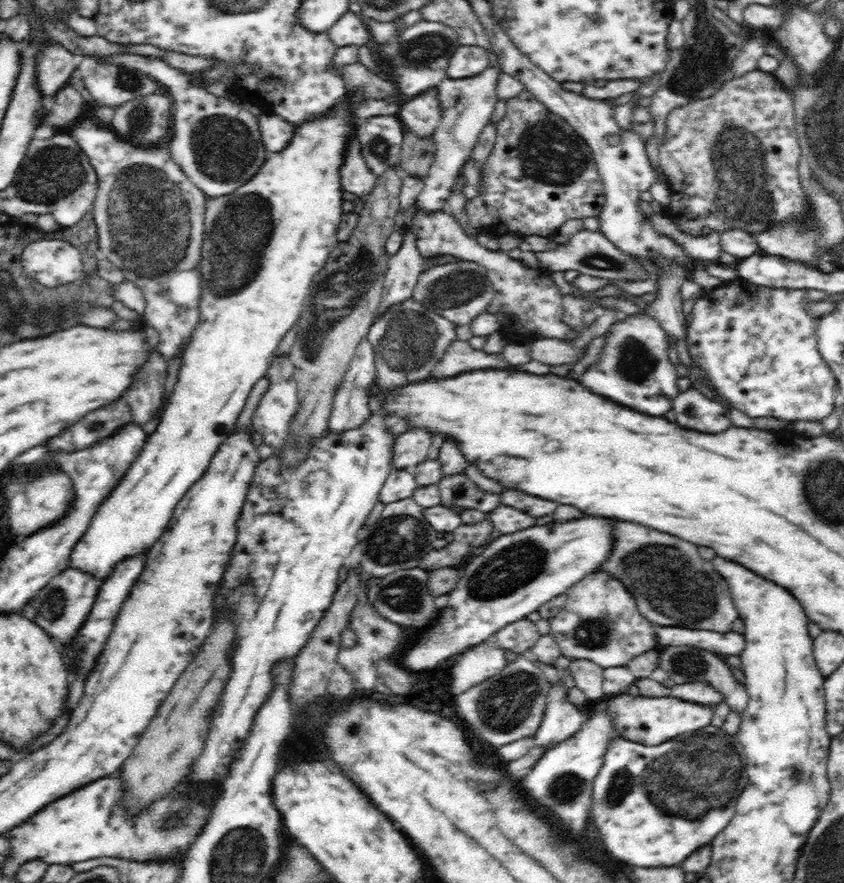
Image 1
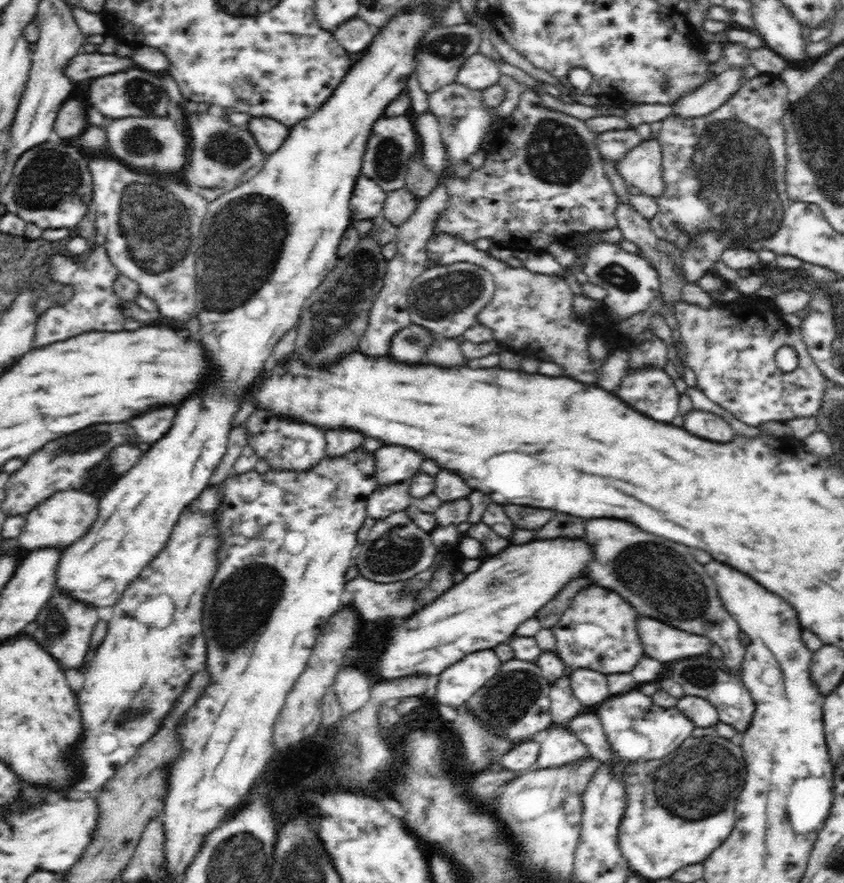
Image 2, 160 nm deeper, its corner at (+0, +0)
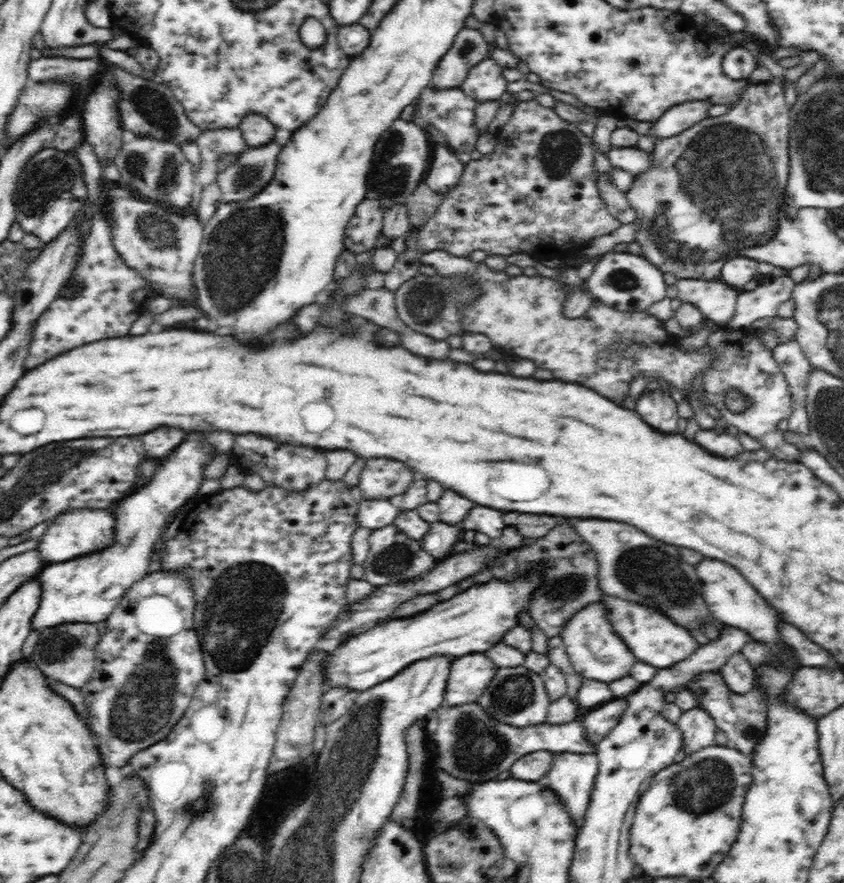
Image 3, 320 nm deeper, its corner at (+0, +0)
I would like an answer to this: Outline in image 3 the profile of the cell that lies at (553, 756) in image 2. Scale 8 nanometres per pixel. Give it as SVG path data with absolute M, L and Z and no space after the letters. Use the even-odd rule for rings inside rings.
M556 752L552 753L552 757L554 760L546 774L550 788L564 803L568 815L580 829L591 804L590 796L599 770L597 754Z

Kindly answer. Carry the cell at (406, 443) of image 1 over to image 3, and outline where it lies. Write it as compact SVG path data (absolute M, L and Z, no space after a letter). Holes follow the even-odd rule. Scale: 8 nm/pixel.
M372 458L366 462L359 477L358 487L363 500L398 498L414 482L414 474L396 460Z

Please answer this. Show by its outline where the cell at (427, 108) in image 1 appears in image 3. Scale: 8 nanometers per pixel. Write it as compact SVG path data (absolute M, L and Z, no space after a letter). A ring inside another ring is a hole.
M432 143L432 150L430 167L424 180L432 191L448 195L460 180L465 164L458 160L448 145Z

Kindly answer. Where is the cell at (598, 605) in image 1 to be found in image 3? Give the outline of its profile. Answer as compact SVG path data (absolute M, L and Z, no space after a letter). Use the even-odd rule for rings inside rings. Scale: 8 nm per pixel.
M603 601L592 602L584 606L582 610L578 610L564 624L560 636L565 644L565 652L568 654L572 668L584 679L608 683L618 678L625 678L630 675L630 668L636 662L636 658L630 654L626 643L616 636L615 630L607 619Z

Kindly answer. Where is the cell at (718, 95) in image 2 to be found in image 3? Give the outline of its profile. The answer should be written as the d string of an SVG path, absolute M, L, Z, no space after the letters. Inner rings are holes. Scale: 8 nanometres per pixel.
M690 100L684 104L670 106L666 112L653 122L649 135L653 138L670 138L676 136L688 127L707 117L707 112L712 106L709 100Z

